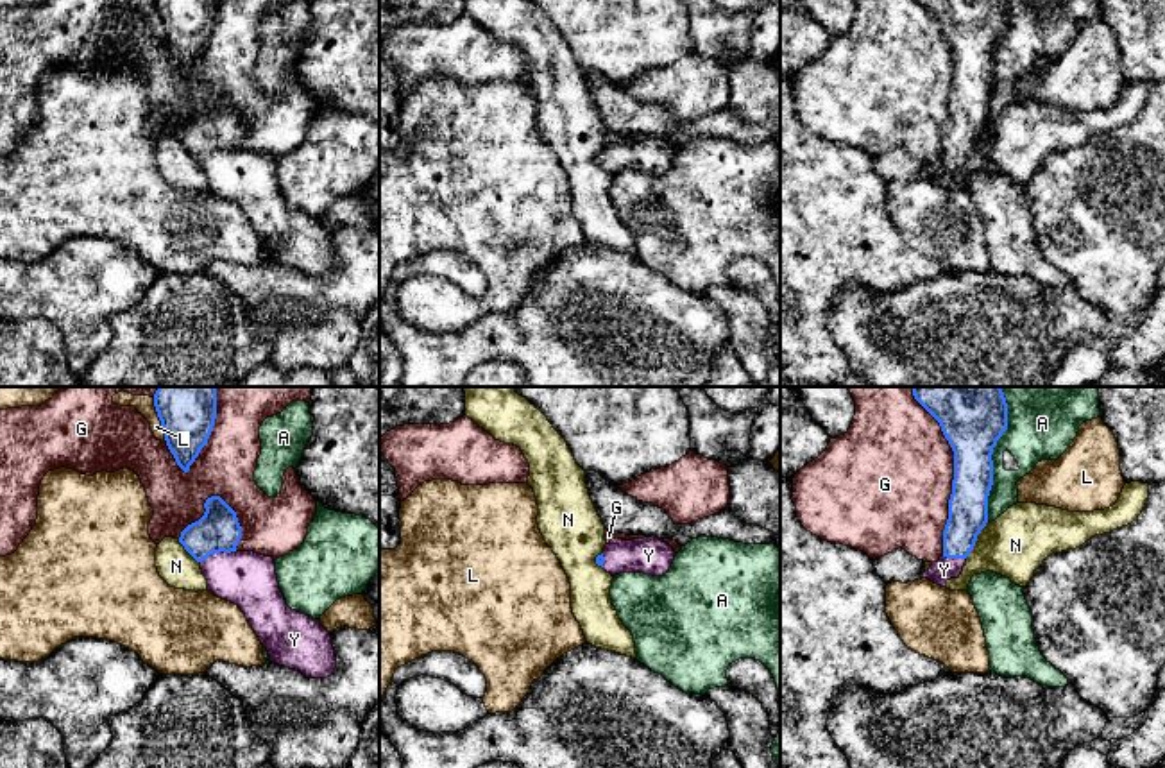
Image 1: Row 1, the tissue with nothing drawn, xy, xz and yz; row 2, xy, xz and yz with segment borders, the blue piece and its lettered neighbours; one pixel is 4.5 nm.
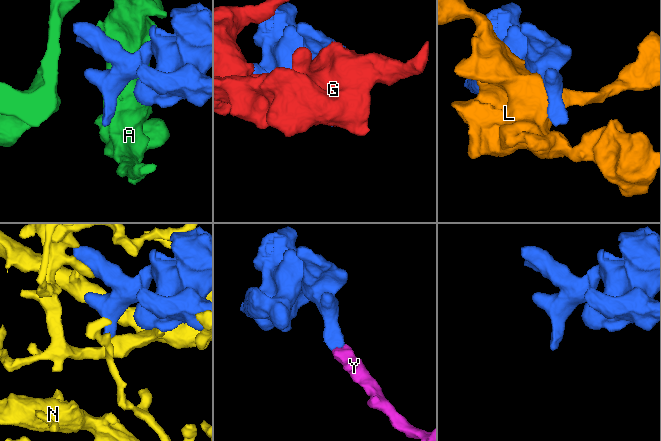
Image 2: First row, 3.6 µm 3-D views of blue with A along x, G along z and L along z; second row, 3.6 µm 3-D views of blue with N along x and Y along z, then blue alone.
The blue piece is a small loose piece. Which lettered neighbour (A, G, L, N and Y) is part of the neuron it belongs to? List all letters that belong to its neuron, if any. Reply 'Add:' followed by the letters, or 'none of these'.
Add: Y

